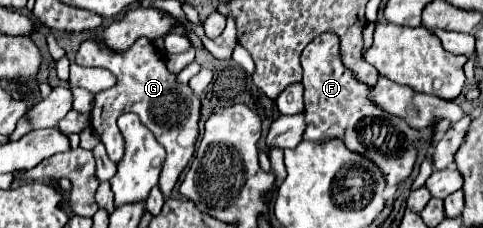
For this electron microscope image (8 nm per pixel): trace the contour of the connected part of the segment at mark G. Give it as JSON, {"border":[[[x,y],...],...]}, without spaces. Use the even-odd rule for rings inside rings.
{"border":[[[140,37],[134,41],[132,47],[126,51],[112,51],[102,41],[88,39],[80,45],[80,51],[76,53],[76,63],[80,67],[104,67],[116,75],[116,85],[112,89],[106,89],[96,95],[94,107],[92,107],[92,127],[98,131],[100,141],[104,143],[108,157],[118,163],[124,157],[124,137],[118,131],[116,119],[122,113],[136,113],[146,129],[150,129],[158,143],[166,149],[166,161],[160,173],[160,191],[164,197],[170,197],[172,189],[178,183],[180,173],[188,165],[194,145],[198,139],[198,121],[200,121],[200,103],[198,97],[190,91],[188,85],[176,85],[176,75],[172,75],[162,55],[152,47],[152,41],[146,37]]]}

